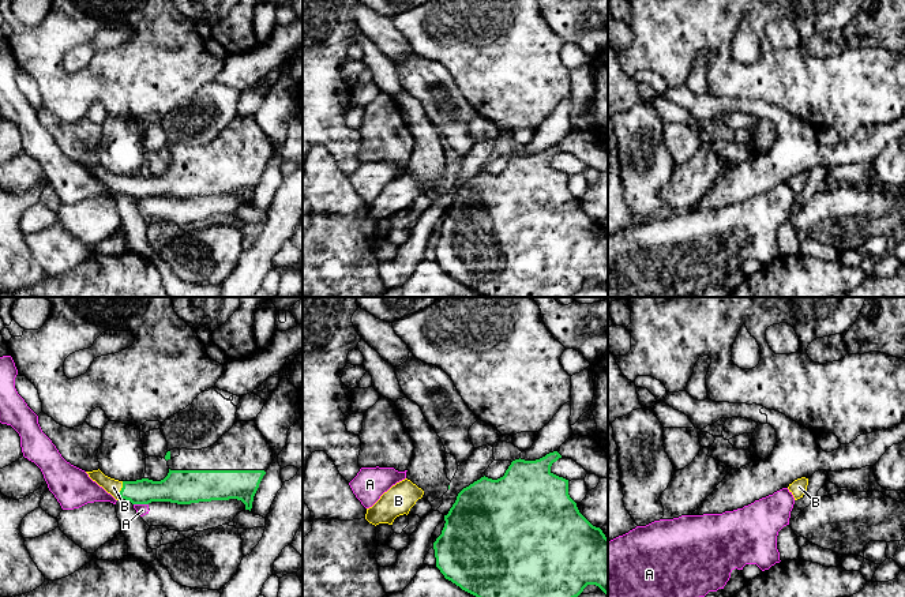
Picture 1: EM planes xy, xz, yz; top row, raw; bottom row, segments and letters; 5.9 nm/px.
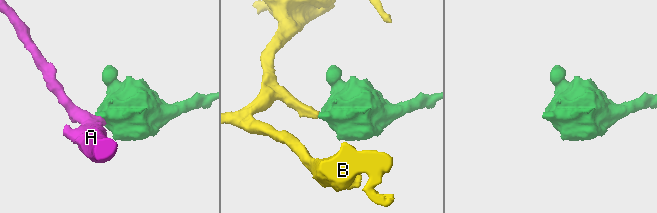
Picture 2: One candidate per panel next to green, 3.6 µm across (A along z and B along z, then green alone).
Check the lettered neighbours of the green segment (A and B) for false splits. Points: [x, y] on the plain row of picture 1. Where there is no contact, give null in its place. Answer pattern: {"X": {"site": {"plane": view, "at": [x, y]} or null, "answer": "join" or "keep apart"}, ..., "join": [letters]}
{"A": {"site": {"plane": "xy", "at": [141, 198]}, "answer": "keep apart"}, "B": {"site": {"plane": "xy", "at": [121, 184]}, "answer": "join"}, "join": ["B"]}

